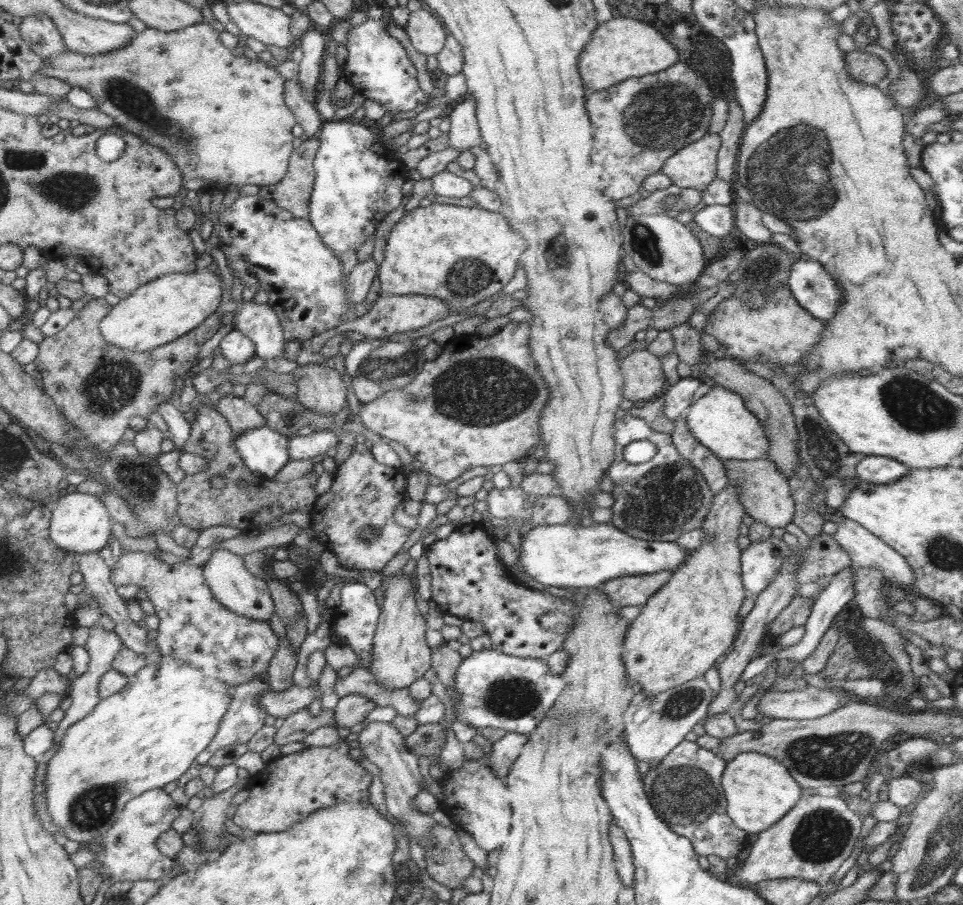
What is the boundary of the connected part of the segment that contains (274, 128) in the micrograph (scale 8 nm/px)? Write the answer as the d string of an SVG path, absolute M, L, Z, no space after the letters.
M208 23L172 32L154 28L135 31L128 46L108 54L86 56L69 50L60 57L46 58L38 74L63 80L71 87L82 87L94 97L96 108L114 119L114 124L166 150L184 181L202 178L206 188L212 190L230 184L261 187L280 182L288 170L294 140L291 130L297 120L284 100L284 78L260 59L234 56L232 49L222 44L219 32Z

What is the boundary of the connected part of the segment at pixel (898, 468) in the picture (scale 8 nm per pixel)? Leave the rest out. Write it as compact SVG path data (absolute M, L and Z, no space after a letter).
M868 455L856 465L858 479L878 485L897 482L908 469L902 462L886 456Z

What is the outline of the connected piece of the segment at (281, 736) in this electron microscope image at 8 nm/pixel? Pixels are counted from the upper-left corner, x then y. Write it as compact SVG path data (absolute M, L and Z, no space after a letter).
M308 709L300 710L298 713L289 715L284 725L278 728L274 736L274 744L283 747L293 742L302 742L310 732L324 726L338 729L333 720L333 710L323 709L317 717L311 716Z

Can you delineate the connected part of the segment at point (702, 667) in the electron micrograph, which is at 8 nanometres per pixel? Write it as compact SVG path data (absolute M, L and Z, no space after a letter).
M728 484L713 495L710 511L701 526L706 539L688 553L682 566L672 573L670 580L646 601L641 613L628 624L622 661L626 665L628 680L640 683L644 689L642 694L648 698L704 676L719 656L727 654L736 640L742 620L738 612L746 598L741 576L742 551L736 540L747 512L738 499L738 492L737 486Z

